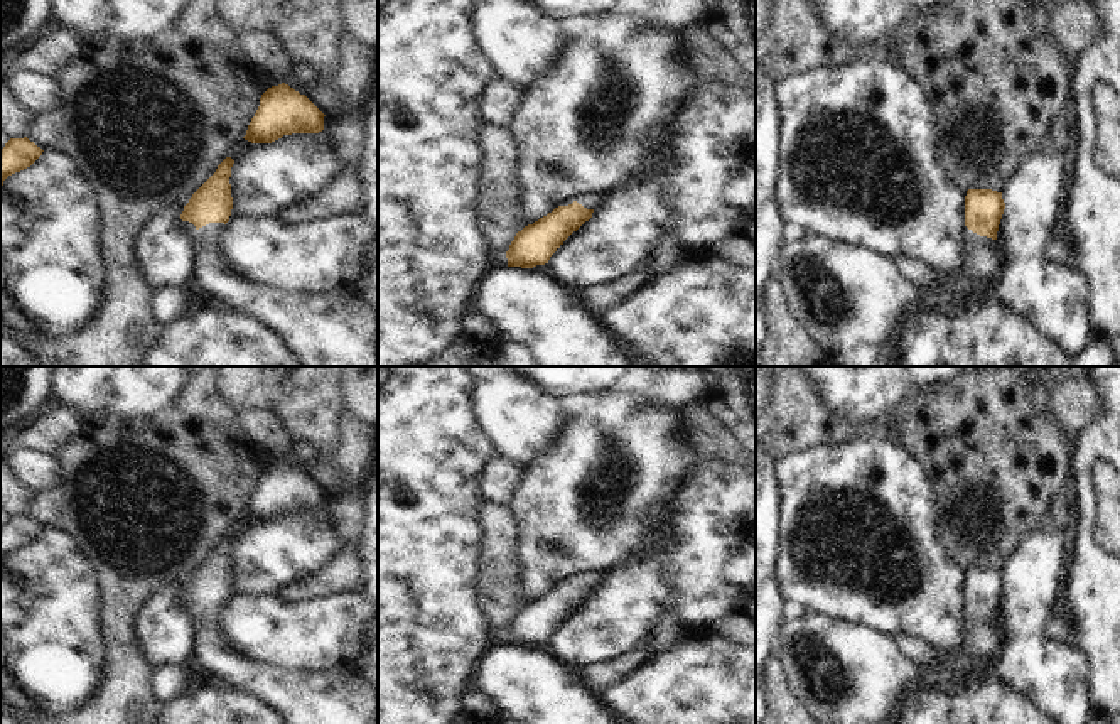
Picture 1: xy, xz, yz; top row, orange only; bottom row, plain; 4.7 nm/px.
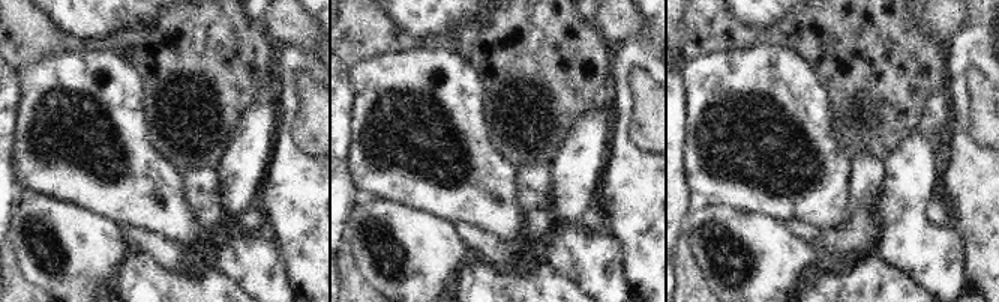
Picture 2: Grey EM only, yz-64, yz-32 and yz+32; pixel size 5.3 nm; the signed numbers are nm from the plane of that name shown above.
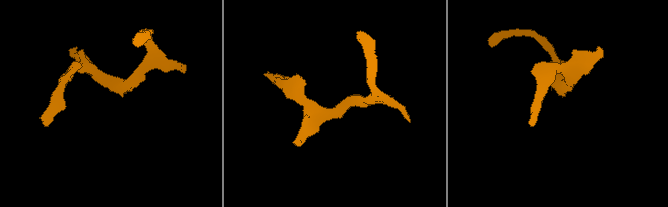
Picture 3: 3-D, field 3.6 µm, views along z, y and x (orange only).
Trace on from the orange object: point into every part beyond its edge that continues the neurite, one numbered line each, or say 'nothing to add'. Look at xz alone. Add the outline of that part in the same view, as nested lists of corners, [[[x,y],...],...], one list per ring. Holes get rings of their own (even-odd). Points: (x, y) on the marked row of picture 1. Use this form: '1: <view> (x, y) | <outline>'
1: xz (591, 201) | [[[584,194],[584,196],[577,197],[575,201],[587,209],[595,209],[602,204],[602,196],[599,196],[599,194]]]

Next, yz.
1: yz (982, 260) | [[[965,230],[967,253],[960,270],[940,273],[955,290],[972,287],[975,282],[985,284],[1000,270],[1000,253],[997,240],[980,236]]]

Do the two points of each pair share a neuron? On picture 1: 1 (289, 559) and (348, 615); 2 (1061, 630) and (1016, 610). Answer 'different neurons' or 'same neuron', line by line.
1: different neurons
2: different neurons

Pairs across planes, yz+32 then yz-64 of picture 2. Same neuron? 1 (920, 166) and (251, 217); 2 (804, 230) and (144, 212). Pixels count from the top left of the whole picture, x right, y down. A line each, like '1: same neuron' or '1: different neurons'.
1: different neurons
2: different neurons

